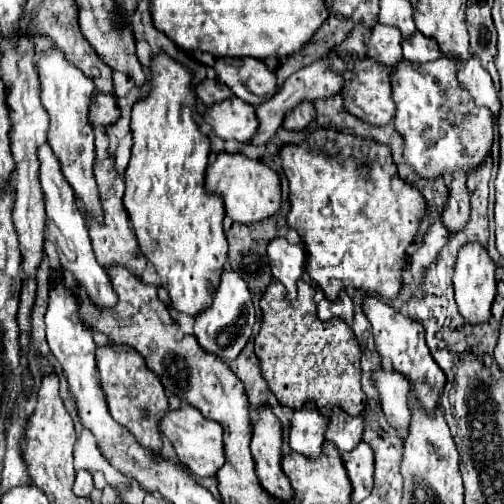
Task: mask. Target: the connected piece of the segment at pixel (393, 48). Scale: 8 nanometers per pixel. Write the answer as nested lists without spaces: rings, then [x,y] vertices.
[[[376,24],[370,38],[368,58],[376,60],[382,66],[392,66],[396,60],[402,60],[400,44],[402,44],[402,38],[396,28]]]

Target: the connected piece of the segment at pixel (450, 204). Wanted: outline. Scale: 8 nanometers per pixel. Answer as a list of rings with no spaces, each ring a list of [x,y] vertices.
[[[454,172],[450,182],[448,182],[450,198],[446,202],[442,220],[448,232],[460,232],[470,218],[470,196],[466,190],[466,174],[464,172]]]

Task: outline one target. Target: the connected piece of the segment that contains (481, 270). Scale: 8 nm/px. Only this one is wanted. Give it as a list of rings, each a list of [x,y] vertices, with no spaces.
[[[468,244],[458,252],[456,272],[454,272],[454,290],[456,290],[456,304],[460,314],[468,324],[482,324],[492,318],[492,302],[496,296],[496,278],[494,278],[494,262],[488,252],[480,244]]]

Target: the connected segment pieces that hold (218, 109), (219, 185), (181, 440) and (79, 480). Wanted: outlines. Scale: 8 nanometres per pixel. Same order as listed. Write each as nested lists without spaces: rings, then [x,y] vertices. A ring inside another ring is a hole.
[[[240,98],[224,100],[216,106],[210,106],[206,112],[206,122],[214,128],[214,132],[224,138],[236,138],[244,144],[248,144],[256,130],[258,130],[258,118],[254,106],[248,106],[248,102]]]
[[[244,152],[218,154],[216,162],[206,168],[206,188],[208,192],[220,192],[224,196],[226,216],[240,224],[252,224],[270,218],[282,206],[280,176],[272,168],[268,168],[262,160],[250,158]]]
[[[182,406],[176,412],[166,412],[166,416],[160,420],[162,434],[172,442],[180,462],[196,476],[216,476],[216,472],[224,466],[224,442],[222,442],[222,426],[218,422],[212,422],[204,418],[196,408]]]
[[[78,470],[76,472],[76,484],[74,484],[74,494],[76,496],[88,496],[94,490],[94,480],[88,470]]]

